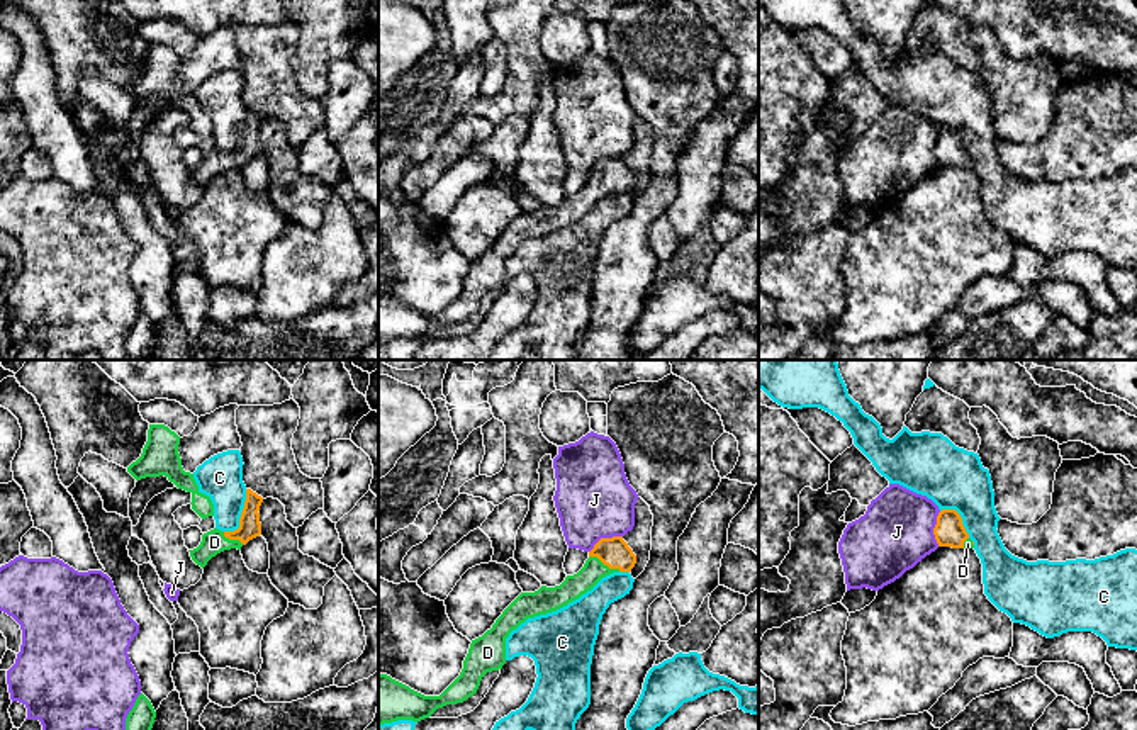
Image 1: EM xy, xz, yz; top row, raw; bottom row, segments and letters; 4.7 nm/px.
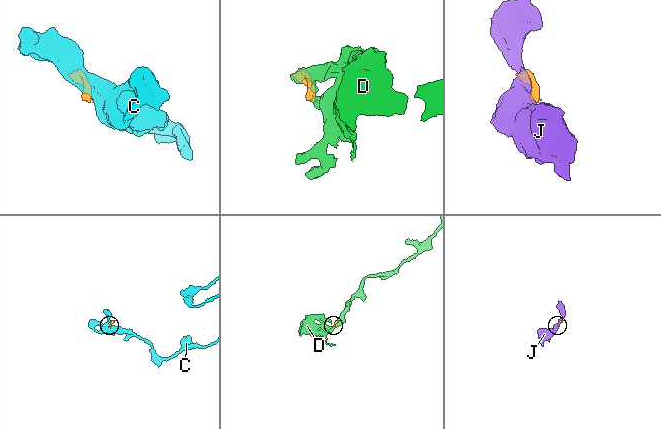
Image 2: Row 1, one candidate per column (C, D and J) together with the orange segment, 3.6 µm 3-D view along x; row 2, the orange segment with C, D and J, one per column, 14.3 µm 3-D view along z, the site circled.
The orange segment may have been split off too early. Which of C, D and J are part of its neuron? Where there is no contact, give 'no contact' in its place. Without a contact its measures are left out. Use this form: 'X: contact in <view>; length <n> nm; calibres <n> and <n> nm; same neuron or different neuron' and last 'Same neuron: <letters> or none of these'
C: contact in xy; length 240 nm; calibres 110 and 200 nm; different neuron
D: contact in xz; length 170 nm; calibres 140 and 110 nm; same neuron
J: contact in xz; length 180 nm; calibres 140 and 360 nm; different neuron
Same neuron: D

